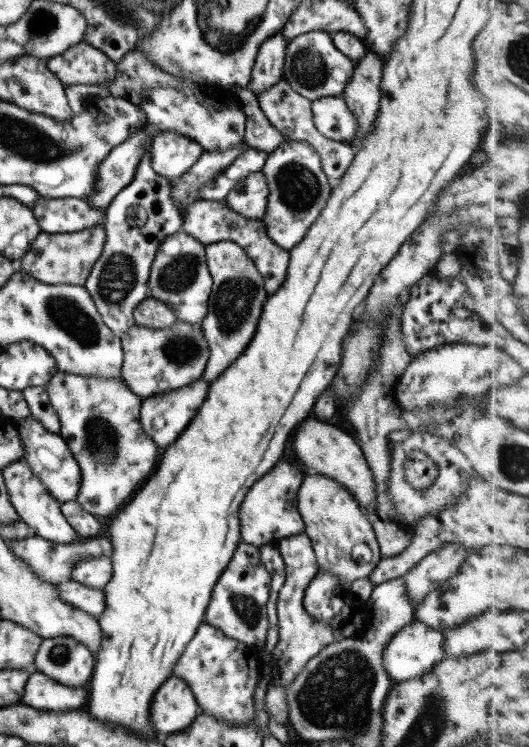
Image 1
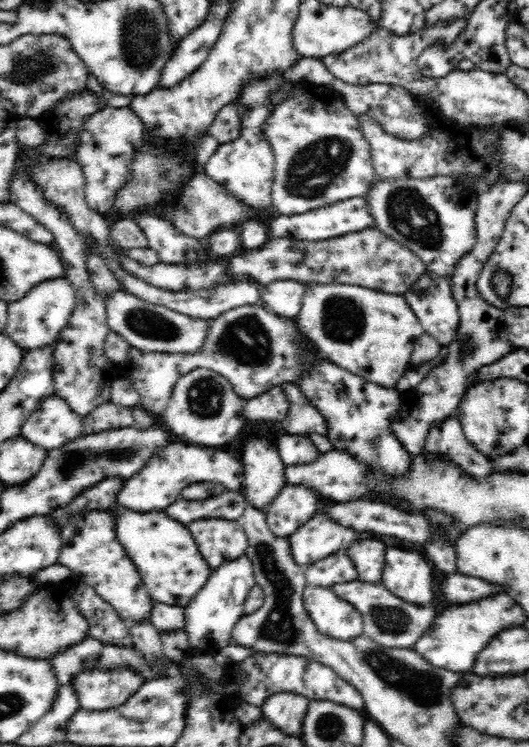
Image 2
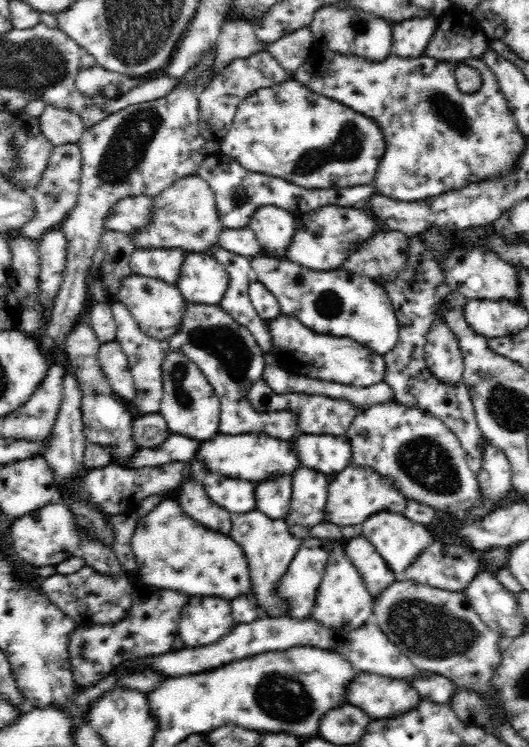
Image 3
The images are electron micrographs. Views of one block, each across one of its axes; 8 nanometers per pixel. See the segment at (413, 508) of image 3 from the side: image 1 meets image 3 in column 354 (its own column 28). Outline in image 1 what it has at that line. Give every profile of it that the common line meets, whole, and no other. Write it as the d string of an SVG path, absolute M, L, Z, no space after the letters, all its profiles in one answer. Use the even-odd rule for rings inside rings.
M24 460L8 464L5 469L1 470L1 473L12 506L16 509L21 520L31 526L34 534L63 545L72 544L74 541L82 539L62 514L61 502L50 495L49 489L32 474L32 469Z

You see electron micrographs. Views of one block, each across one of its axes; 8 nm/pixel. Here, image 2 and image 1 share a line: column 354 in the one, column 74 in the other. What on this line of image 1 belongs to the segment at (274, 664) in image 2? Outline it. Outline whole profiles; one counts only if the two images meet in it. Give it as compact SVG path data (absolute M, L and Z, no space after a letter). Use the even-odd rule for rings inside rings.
M33 670L25 684L22 704L28 704L36 710L62 713L84 707L88 702L88 694L88 685L70 688Z

